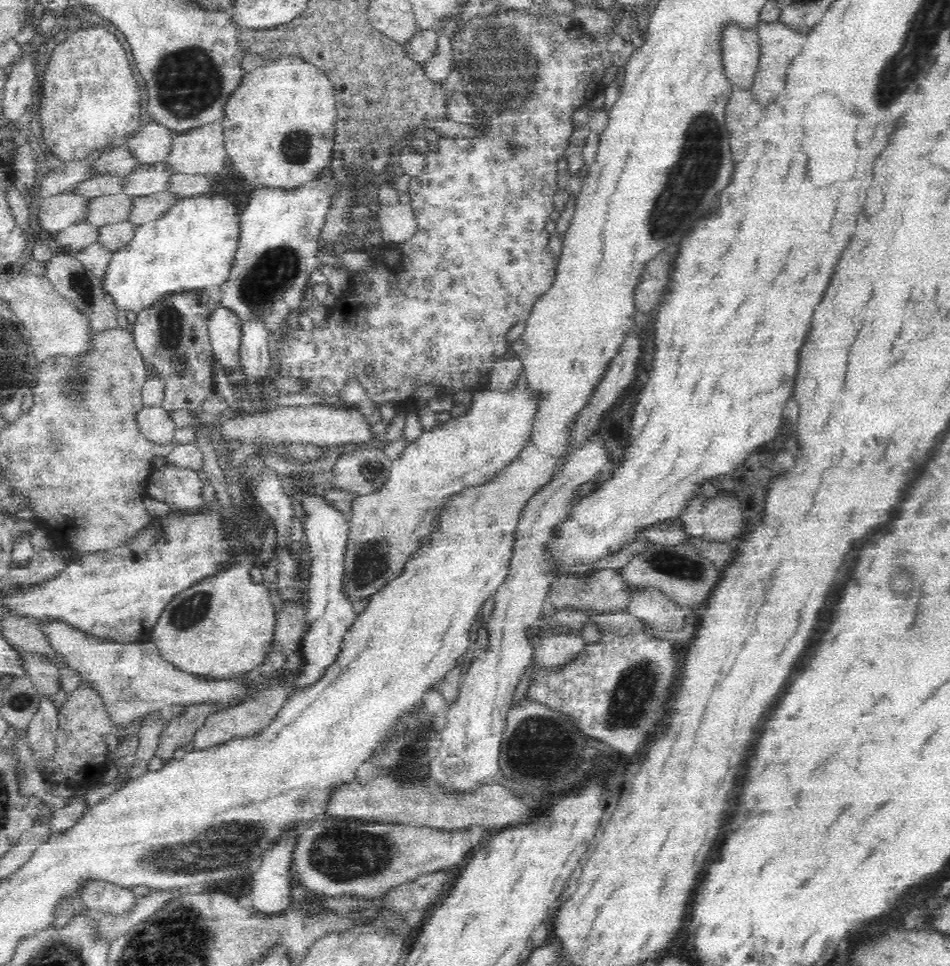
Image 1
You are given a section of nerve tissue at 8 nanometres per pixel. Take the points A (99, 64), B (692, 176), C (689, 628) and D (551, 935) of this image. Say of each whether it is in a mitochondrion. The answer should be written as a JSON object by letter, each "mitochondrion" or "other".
{"A":"other","B":"mitochondrion","C":"other","D":"other"}

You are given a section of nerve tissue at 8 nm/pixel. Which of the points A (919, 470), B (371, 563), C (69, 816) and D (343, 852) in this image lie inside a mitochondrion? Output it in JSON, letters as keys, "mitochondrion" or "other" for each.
{"A":"other","B":"mitochondrion","C":"other","D":"mitochondrion"}

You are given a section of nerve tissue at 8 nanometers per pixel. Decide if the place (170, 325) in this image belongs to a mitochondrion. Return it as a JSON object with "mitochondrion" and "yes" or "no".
{"mitochondrion":"yes"}

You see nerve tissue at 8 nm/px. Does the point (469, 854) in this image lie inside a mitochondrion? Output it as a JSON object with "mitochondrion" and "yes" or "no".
{"mitochondrion":"no"}

